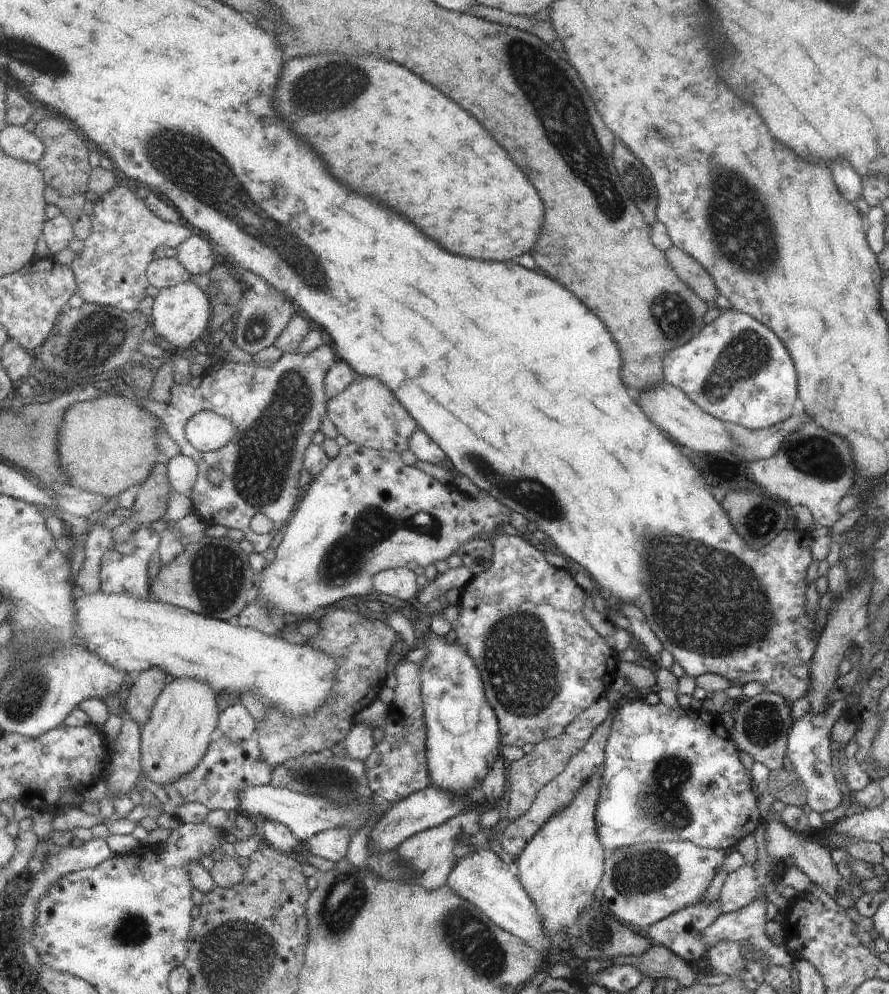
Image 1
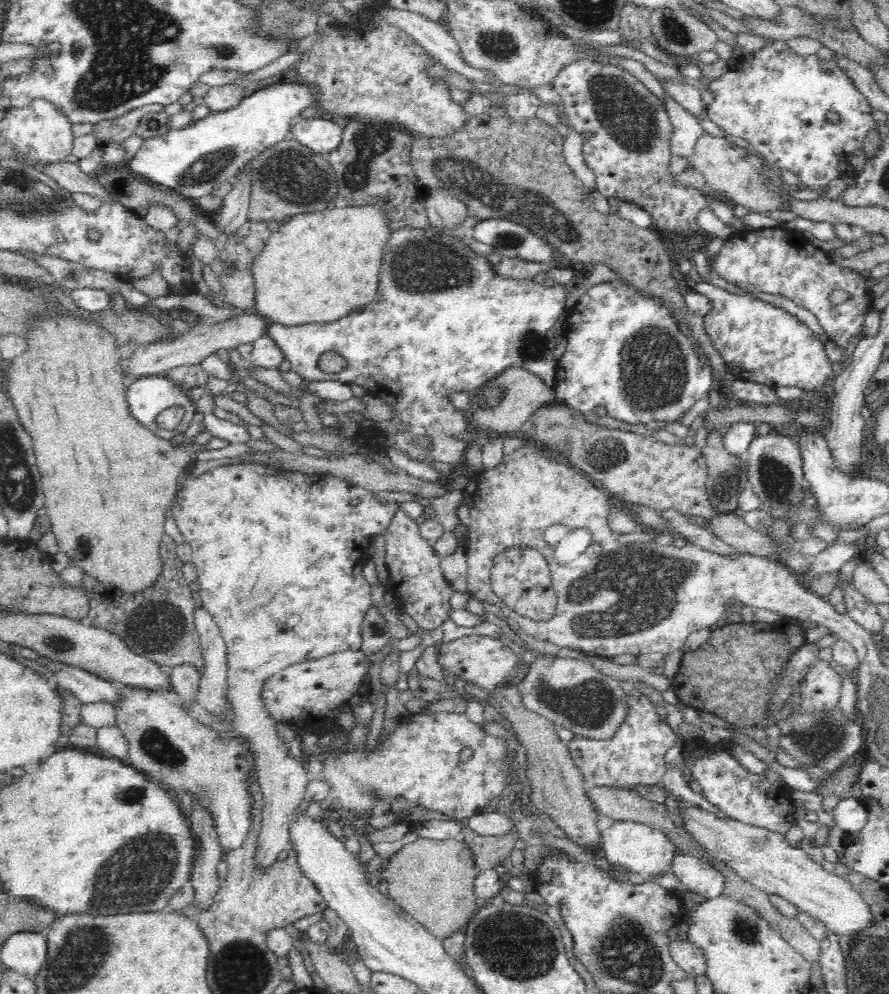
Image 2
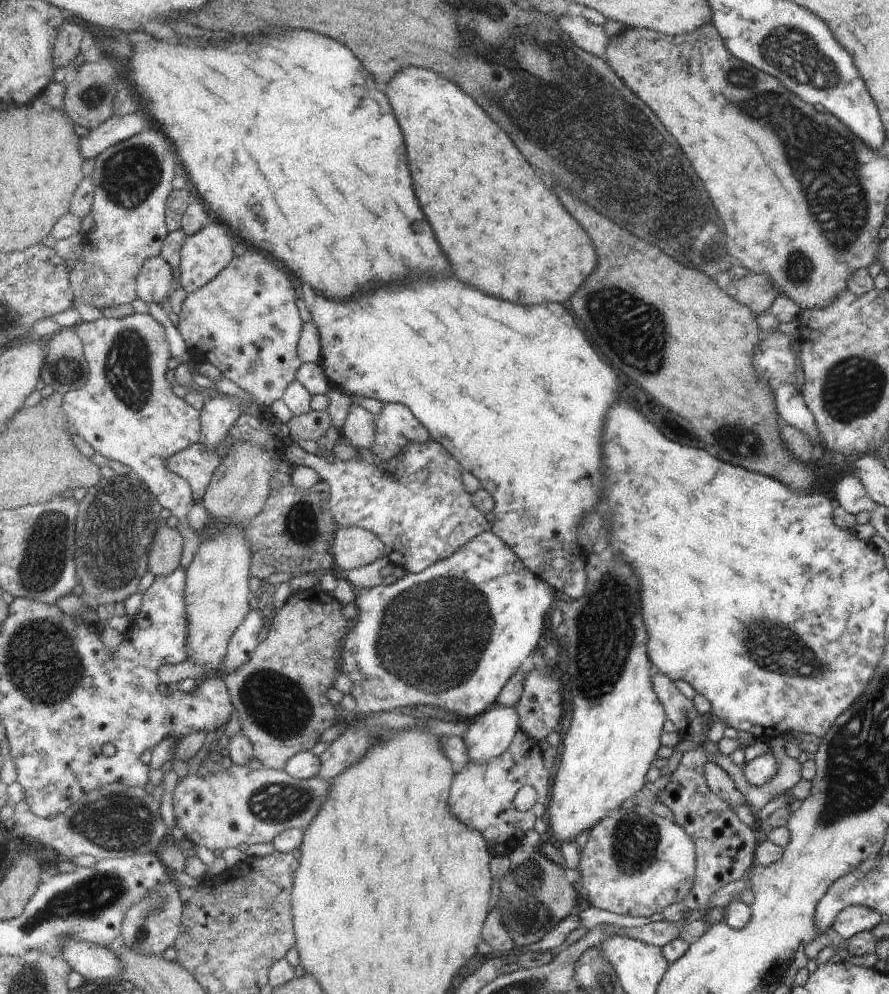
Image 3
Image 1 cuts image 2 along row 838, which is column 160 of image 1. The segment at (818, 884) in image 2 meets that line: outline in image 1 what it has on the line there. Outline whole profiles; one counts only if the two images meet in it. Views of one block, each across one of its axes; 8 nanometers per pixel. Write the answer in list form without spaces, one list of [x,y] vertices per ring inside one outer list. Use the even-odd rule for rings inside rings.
[[[179,678],[166,684],[157,698],[157,704],[151,712],[149,722],[142,728],[142,772],[149,781],[164,787],[167,782],[175,782],[175,778],[183,778],[199,766],[203,756],[210,750],[211,742],[218,734],[220,724],[218,693],[209,682],[195,678]]]

